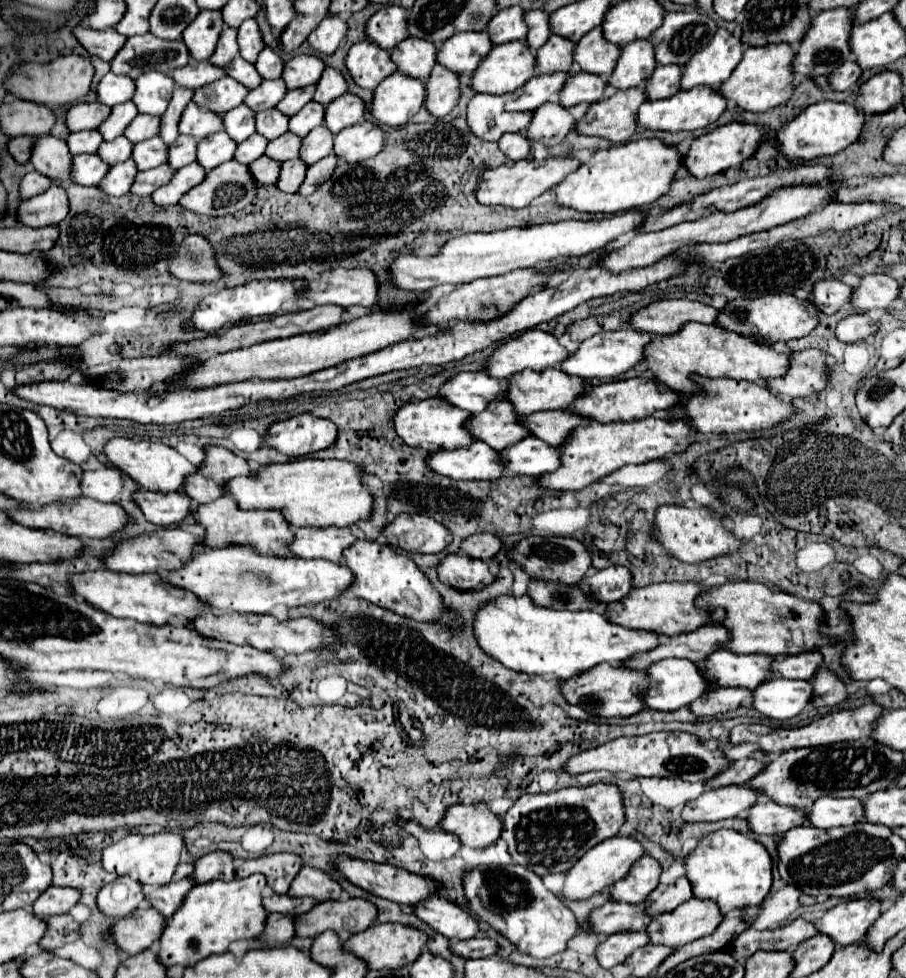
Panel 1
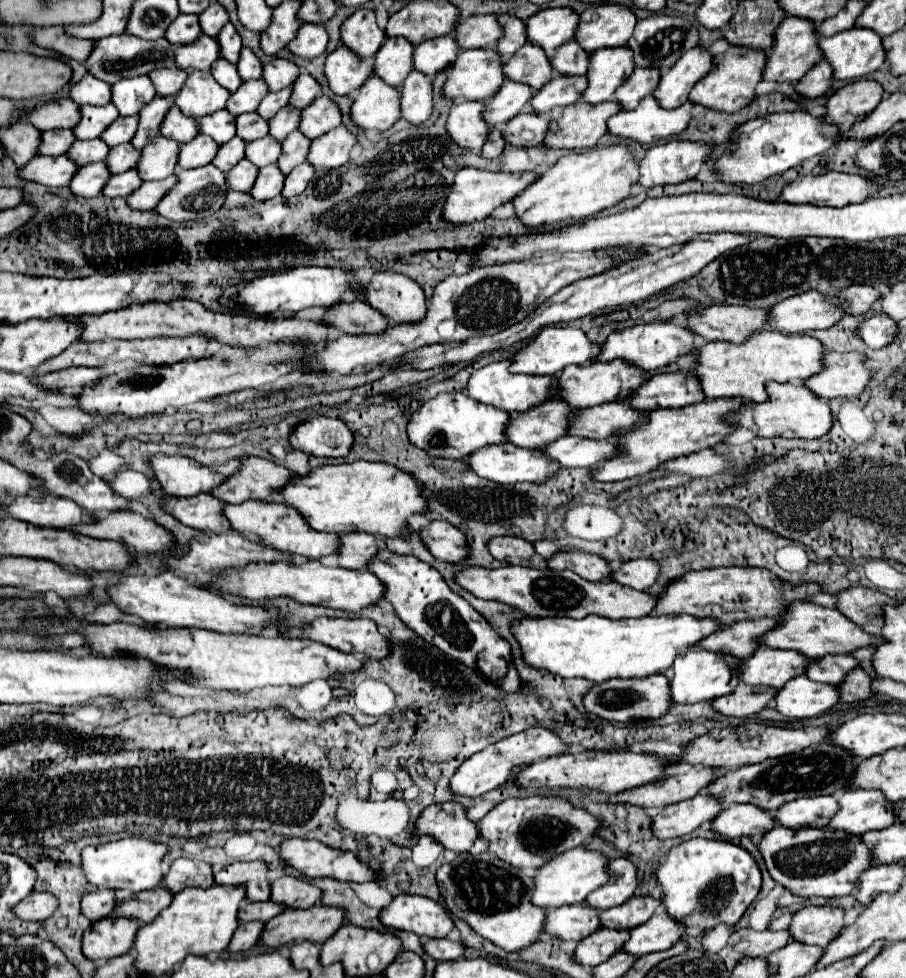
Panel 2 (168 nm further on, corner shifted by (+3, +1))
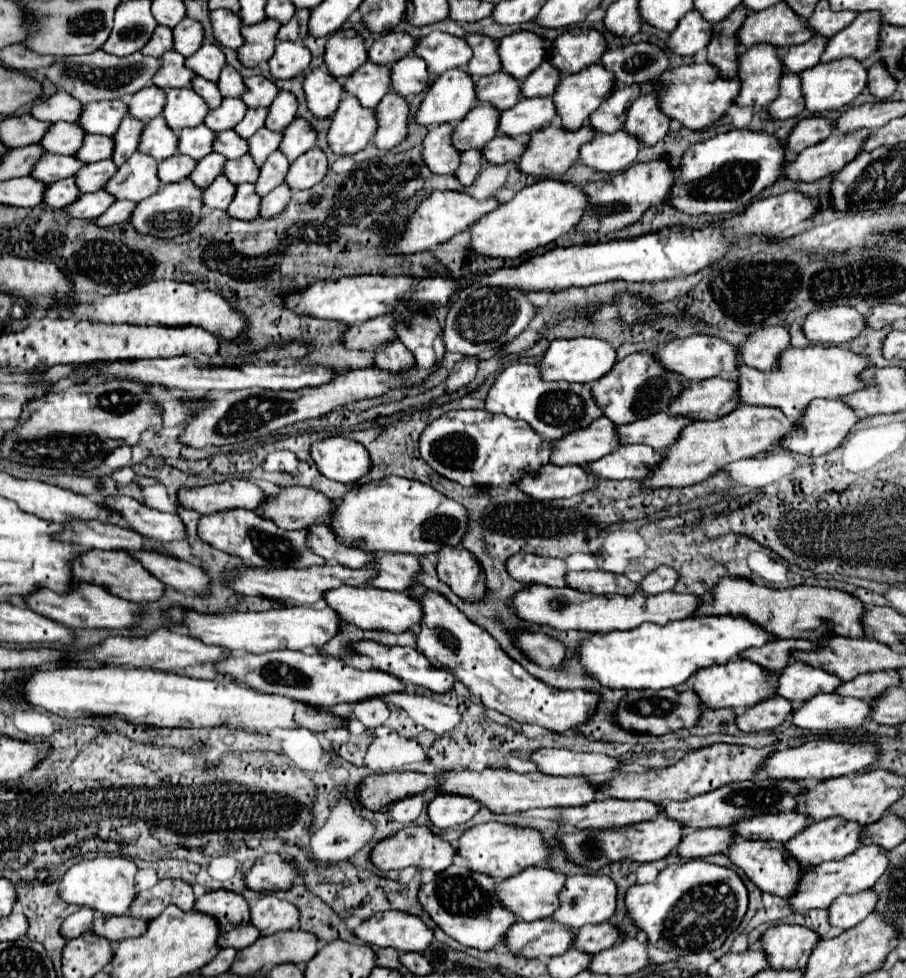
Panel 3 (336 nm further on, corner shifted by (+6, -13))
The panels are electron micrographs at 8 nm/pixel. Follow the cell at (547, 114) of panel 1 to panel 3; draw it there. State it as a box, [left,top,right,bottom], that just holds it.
[482,134,526,164]

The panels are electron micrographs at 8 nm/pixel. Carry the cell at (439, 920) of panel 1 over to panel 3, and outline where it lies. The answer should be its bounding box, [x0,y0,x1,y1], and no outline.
[354,910,434,952]

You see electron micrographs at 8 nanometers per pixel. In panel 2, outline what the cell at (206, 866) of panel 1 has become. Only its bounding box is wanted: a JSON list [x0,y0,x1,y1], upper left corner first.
[163,858,213,894]

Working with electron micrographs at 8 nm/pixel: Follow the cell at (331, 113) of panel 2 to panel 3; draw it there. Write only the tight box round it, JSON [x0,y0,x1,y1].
[280,118,318,162]

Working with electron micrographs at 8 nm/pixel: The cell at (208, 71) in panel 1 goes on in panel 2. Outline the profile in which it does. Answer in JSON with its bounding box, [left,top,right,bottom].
[149,68,187,96]

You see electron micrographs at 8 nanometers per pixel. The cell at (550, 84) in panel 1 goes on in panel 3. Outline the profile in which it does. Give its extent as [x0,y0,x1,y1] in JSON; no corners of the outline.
[454,102,502,150]

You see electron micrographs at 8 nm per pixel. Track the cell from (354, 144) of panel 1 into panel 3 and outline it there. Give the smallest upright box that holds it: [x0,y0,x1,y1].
[286,148,328,190]

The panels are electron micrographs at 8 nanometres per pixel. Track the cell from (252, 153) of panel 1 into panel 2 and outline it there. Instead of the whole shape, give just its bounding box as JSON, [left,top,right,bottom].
[213,136,245,172]

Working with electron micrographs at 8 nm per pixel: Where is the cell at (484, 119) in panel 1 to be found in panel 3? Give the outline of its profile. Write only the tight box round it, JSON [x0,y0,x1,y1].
[422,124,460,174]

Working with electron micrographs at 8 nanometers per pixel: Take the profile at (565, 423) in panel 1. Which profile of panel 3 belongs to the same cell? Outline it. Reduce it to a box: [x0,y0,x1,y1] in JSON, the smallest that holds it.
[616,412,690,452]

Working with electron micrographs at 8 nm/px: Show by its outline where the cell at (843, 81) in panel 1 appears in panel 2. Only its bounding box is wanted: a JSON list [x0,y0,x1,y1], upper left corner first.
[795,60,831,98]

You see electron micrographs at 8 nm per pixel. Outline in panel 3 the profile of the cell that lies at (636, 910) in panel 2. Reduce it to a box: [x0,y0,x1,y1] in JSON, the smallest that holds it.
[574,922,624,954]

